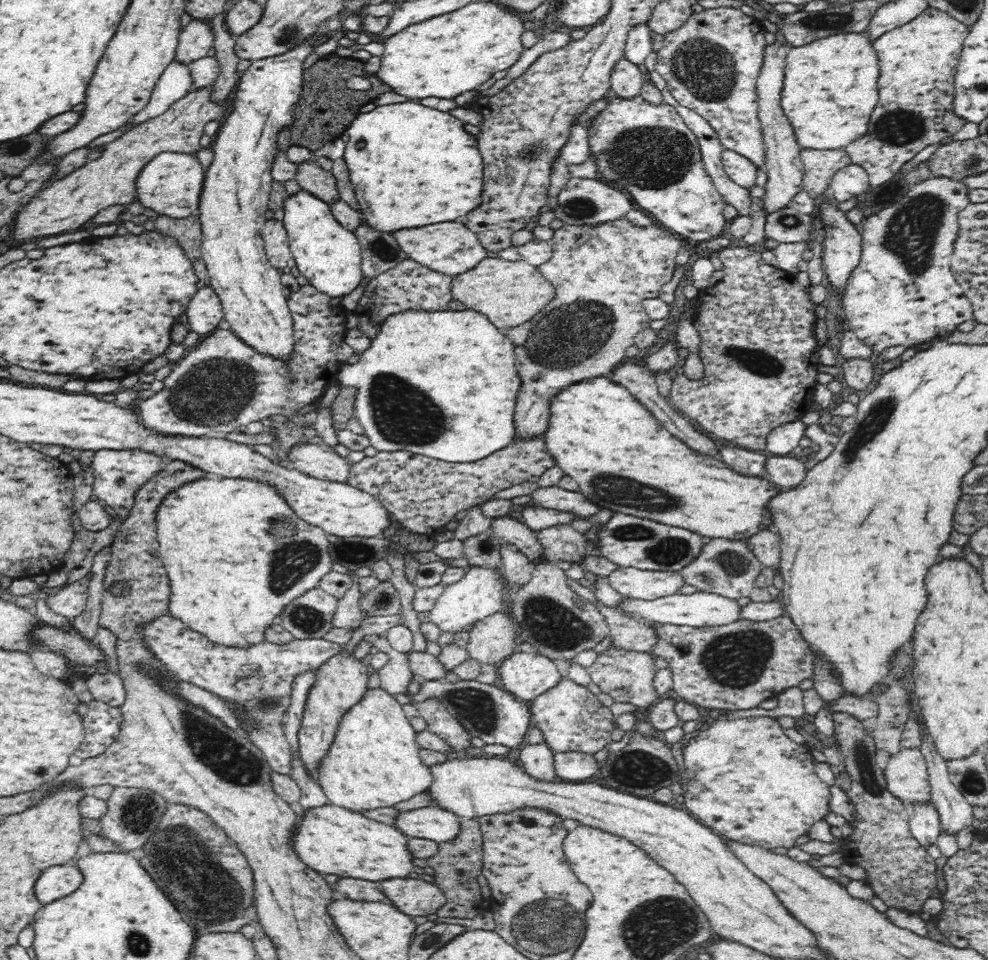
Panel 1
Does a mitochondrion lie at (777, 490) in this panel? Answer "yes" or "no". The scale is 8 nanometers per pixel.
no

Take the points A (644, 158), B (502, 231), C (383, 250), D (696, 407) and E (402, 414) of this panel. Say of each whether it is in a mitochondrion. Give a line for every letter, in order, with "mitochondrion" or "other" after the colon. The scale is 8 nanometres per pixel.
A: mitochondrion
B: other
C: mitochondrion
D: other
E: mitochondrion

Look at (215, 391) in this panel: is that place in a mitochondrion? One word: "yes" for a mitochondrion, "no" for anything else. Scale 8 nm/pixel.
yes

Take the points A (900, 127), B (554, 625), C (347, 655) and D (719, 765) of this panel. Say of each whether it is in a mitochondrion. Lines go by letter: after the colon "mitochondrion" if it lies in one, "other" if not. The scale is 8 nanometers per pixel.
A: mitochondrion
B: mitochondrion
C: other
D: other

